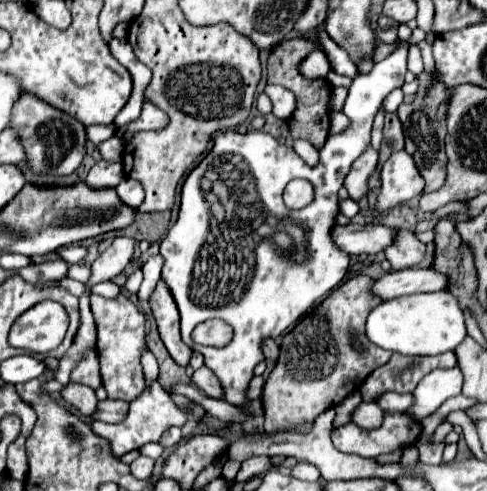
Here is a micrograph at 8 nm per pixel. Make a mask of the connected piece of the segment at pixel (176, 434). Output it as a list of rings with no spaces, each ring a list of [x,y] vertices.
[[[170,427],[162,439],[160,439],[160,445],[166,445],[166,447],[172,447],[172,445],[178,445],[182,441],[182,431],[178,427]]]

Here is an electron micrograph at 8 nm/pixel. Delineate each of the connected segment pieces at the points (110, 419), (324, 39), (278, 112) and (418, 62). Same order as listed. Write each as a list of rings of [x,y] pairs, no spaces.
[[[106,399],[98,403],[98,413],[94,415],[94,419],[106,421],[106,423],[118,423],[118,421],[124,421],[126,413],[128,413],[128,401]]]
[[[318,27],[316,29],[316,35],[318,35],[318,41],[324,45],[326,49],[326,55],[330,59],[330,65],[332,65],[332,71],[336,71],[338,75],[346,75],[346,77],[356,77],[356,69],[352,67],[350,59],[348,59],[348,53],[342,51],[338,45],[334,45],[334,41],[330,39],[330,35],[326,33],[324,27]]]
[[[266,85],[264,93],[272,101],[272,115],[278,119],[288,119],[294,113],[296,97],[290,93],[290,89],[282,89],[280,85]]]
[[[410,47],[410,51],[408,51],[408,69],[416,75],[422,71],[422,57],[420,57],[418,47]]]

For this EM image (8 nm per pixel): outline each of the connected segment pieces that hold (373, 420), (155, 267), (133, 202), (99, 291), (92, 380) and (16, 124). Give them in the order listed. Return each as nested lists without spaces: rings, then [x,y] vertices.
[[[362,401],[358,405],[358,409],[354,409],[354,413],[352,413],[352,421],[358,427],[362,427],[362,429],[376,429],[376,427],[380,427],[382,419],[384,419],[384,411],[376,403]]]
[[[160,255],[148,257],[148,261],[142,265],[142,271],[144,271],[144,281],[142,281],[142,287],[140,287],[140,291],[138,291],[138,299],[148,299],[150,293],[154,291],[156,283],[160,281],[162,257],[160,257]]]
[[[124,179],[124,181],[116,187],[116,193],[118,193],[118,197],[120,197],[120,201],[122,201],[124,205],[134,207],[134,209],[140,207],[142,197],[144,197],[142,185],[140,185],[138,181],[134,181],[134,179]]]
[[[102,281],[102,283],[96,283],[96,285],[92,287],[92,293],[110,299],[110,297],[116,297],[116,295],[120,293],[120,287],[118,287],[116,283],[112,283],[112,281]]]
[[[88,349],[84,357],[78,361],[78,365],[70,373],[70,383],[82,383],[92,389],[102,387],[102,375],[98,369],[98,353],[96,349]]]
[[[32,95],[20,97],[18,105],[14,105],[8,127],[18,133],[18,139],[26,151],[26,163],[36,175],[72,175],[86,155],[86,129],[70,115]]]

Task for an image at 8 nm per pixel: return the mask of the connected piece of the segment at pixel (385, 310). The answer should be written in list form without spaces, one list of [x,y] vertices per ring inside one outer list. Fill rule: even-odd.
[[[448,291],[406,295],[380,303],[366,321],[366,337],[370,343],[408,357],[426,357],[454,351],[466,337],[464,313]]]

